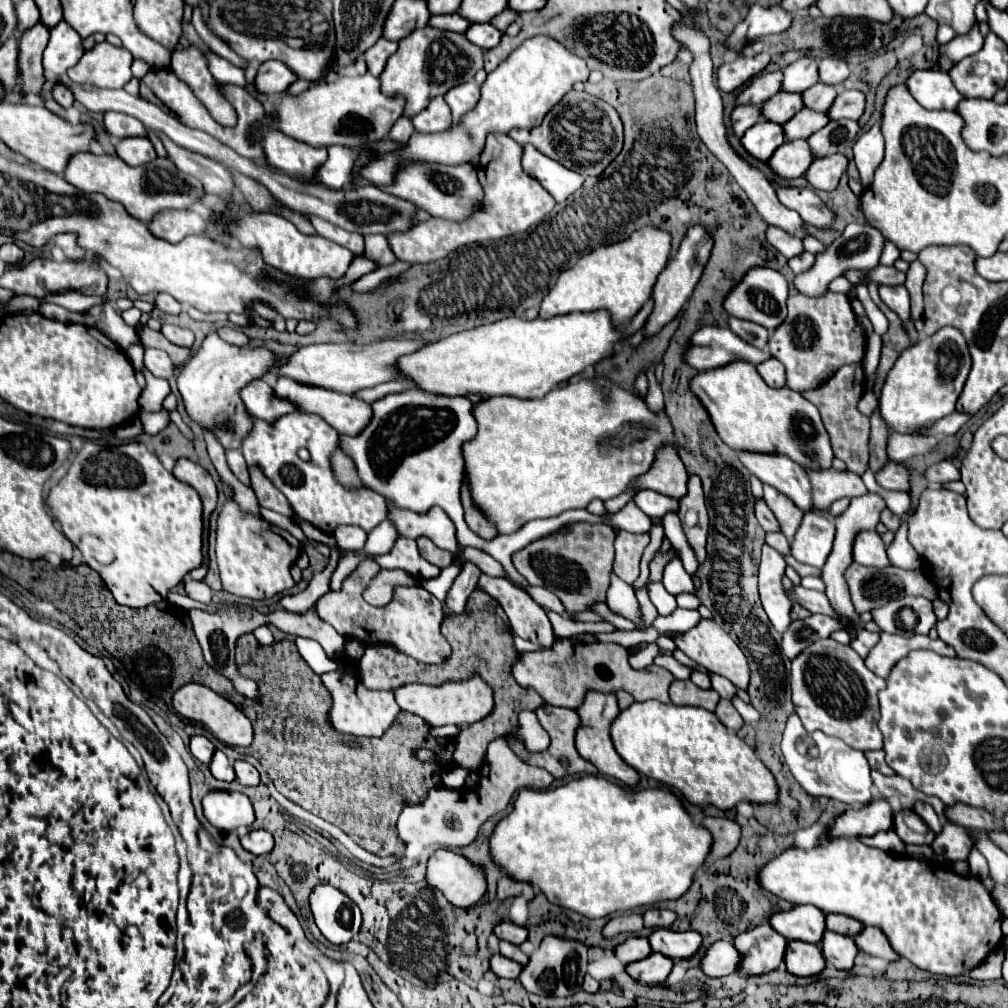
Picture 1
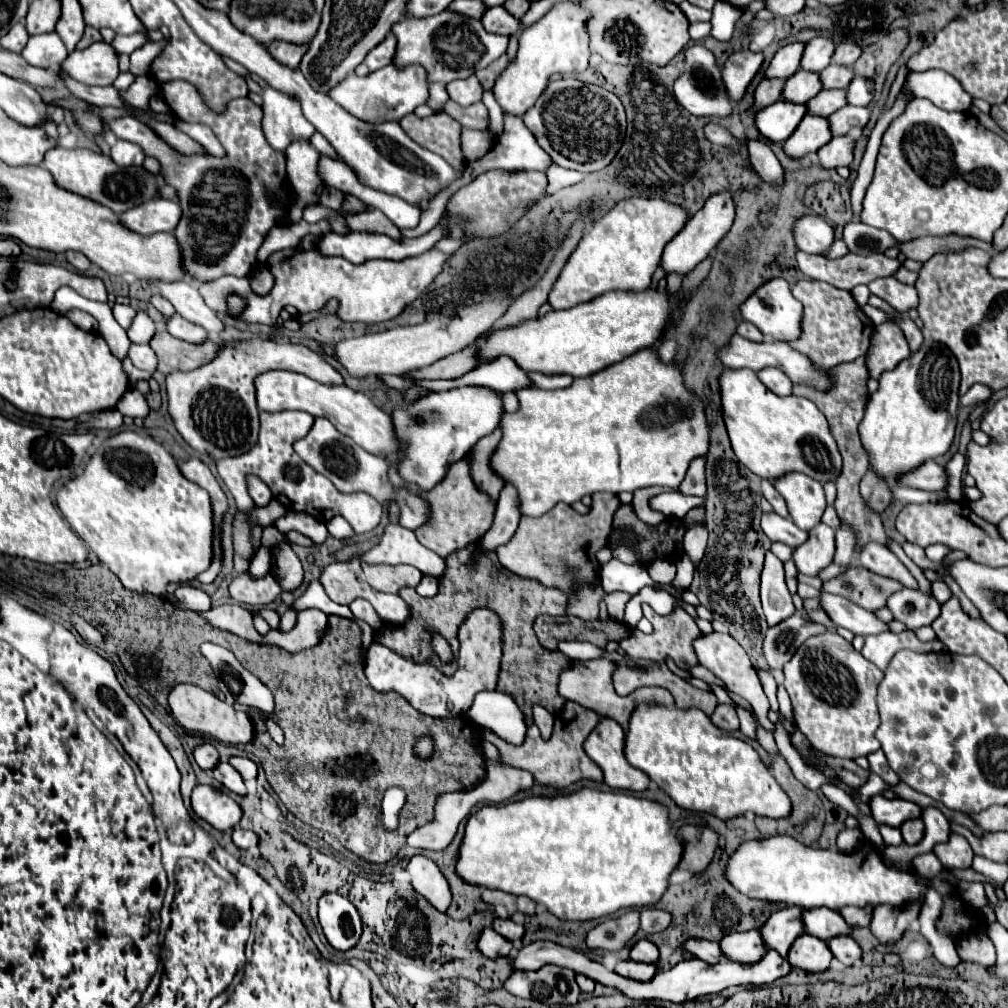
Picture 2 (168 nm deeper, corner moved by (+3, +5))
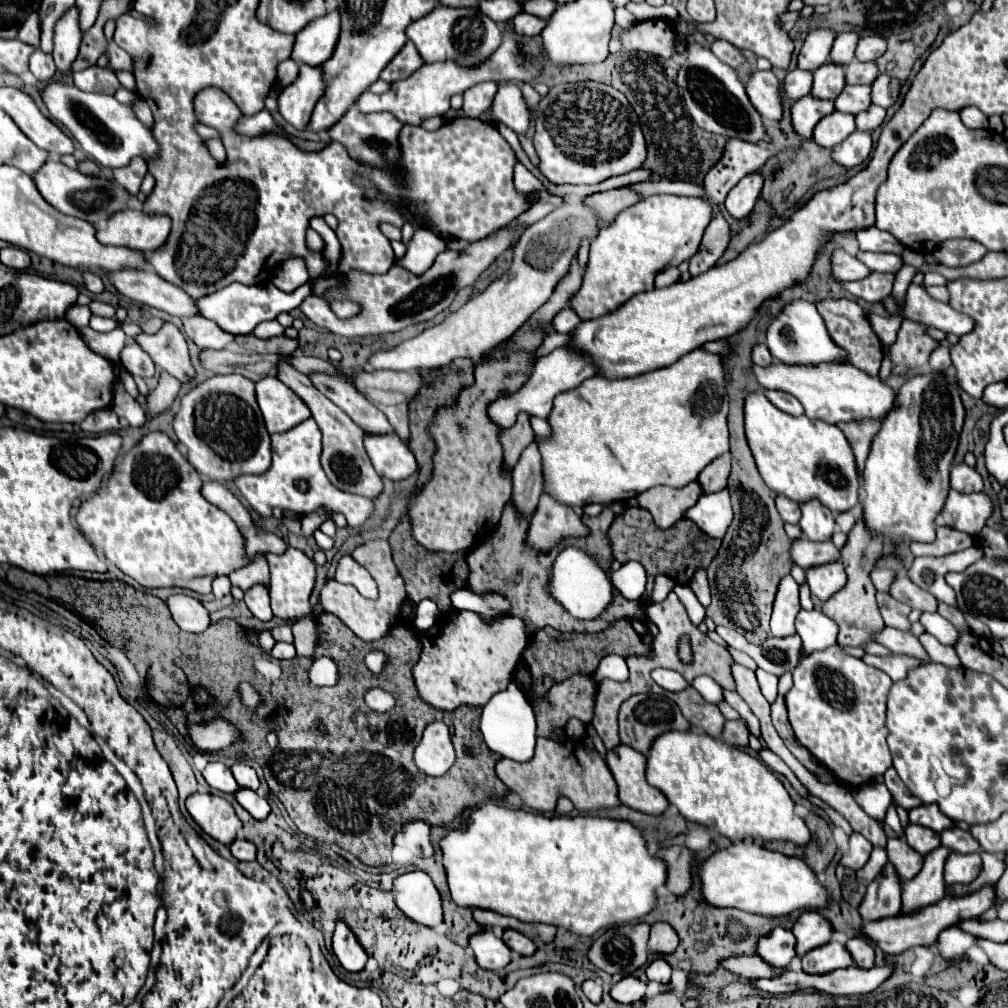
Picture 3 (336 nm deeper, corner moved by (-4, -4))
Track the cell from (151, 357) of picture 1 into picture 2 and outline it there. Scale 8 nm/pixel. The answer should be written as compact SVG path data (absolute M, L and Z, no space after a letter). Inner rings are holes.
M133 343L129 349L129 359L133 361L133 365L137 369L145 369L149 373L153 373L157 369L157 357L149 345L135 345Z

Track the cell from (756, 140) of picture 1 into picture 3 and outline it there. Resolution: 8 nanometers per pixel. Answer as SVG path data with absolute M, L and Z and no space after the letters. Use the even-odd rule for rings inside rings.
M804 96L800 100L794 102L792 106L792 128L794 132L808 142L808 138L812 140L812 130L814 126L830 112L834 112L832 102L820 102L818 98L812 96Z

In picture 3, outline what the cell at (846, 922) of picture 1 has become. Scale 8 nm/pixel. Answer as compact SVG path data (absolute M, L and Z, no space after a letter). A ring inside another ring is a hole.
M892 864L884 868L880 876L876 876L858 906L862 920L880 920L900 914L900 878Z

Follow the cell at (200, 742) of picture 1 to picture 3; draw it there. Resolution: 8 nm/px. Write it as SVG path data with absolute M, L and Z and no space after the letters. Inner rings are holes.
M210 762L210 764L204 768L202 776L204 776L204 780L206 780L212 788L216 788L216 790L220 790L220 792L234 794L234 792L238 790L236 780L232 778L230 768L228 768L226 764L222 764L222 762Z

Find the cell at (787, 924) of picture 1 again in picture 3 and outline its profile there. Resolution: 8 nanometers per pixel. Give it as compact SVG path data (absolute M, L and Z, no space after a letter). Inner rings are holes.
M986 886L984 890L978 890L976 894L970 894L968 898L948 898L946 896L934 906L926 906L924 910L918 910L916 914L900 914L896 918L884 918L880 922L864 922L864 926L860 928L860 938L872 940L886 954L900 954L912 946L934 944L938 934L944 928L950 928L958 924L960 920L974 918L986 912L992 906L992 898L994 898L994 886Z

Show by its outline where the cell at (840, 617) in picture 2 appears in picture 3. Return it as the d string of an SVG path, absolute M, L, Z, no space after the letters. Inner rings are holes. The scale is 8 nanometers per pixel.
M884 626L880 632L872 634L872 640L886 646L894 654L914 654L922 662L930 662L924 648L922 648L922 644L918 642L918 638L912 636L910 632L902 632L898 628Z

